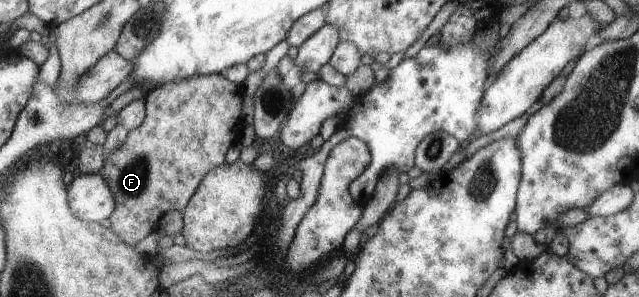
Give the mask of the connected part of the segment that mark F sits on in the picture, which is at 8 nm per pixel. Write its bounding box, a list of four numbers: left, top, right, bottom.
[99,73,243,247]

